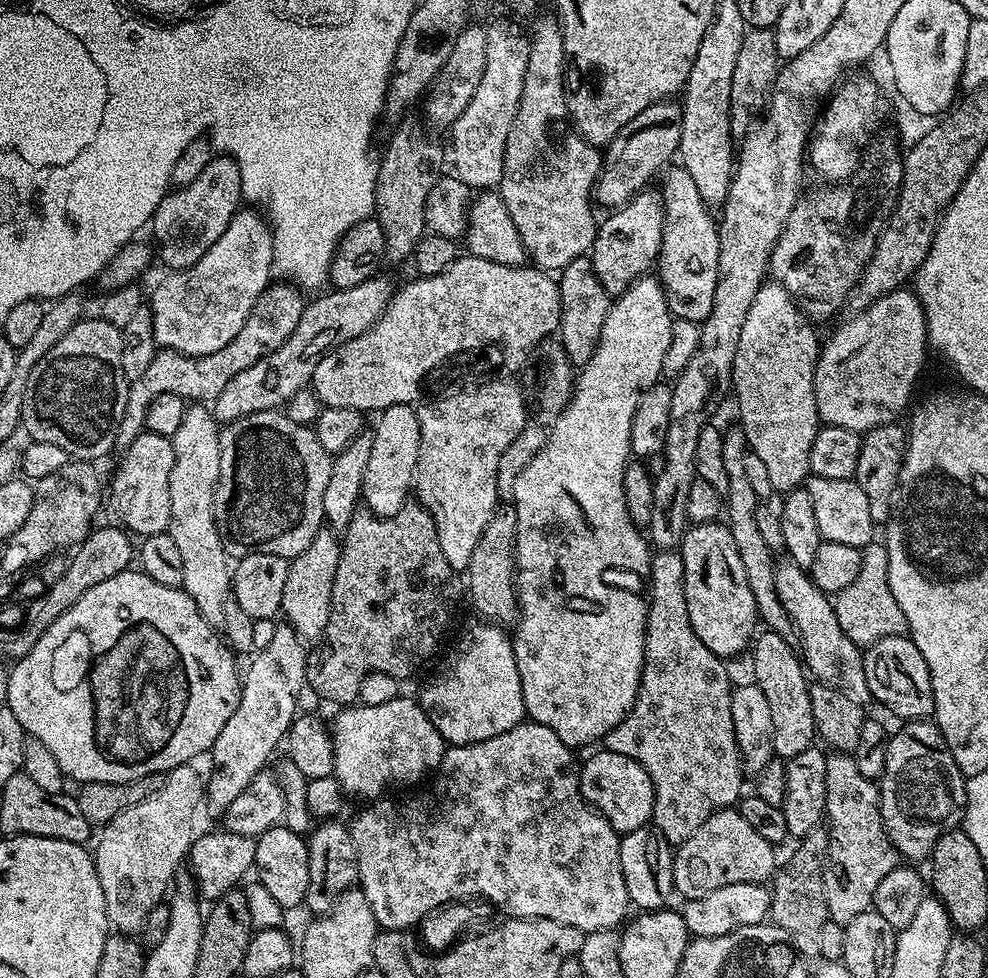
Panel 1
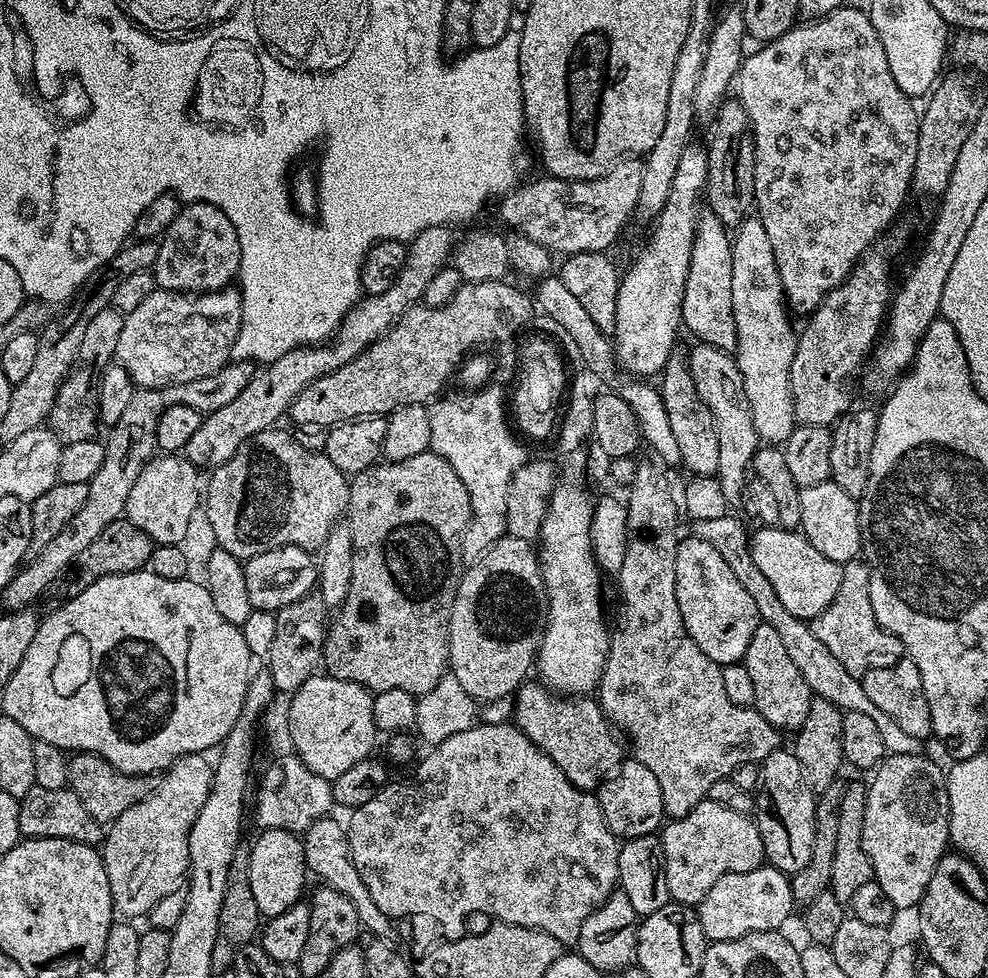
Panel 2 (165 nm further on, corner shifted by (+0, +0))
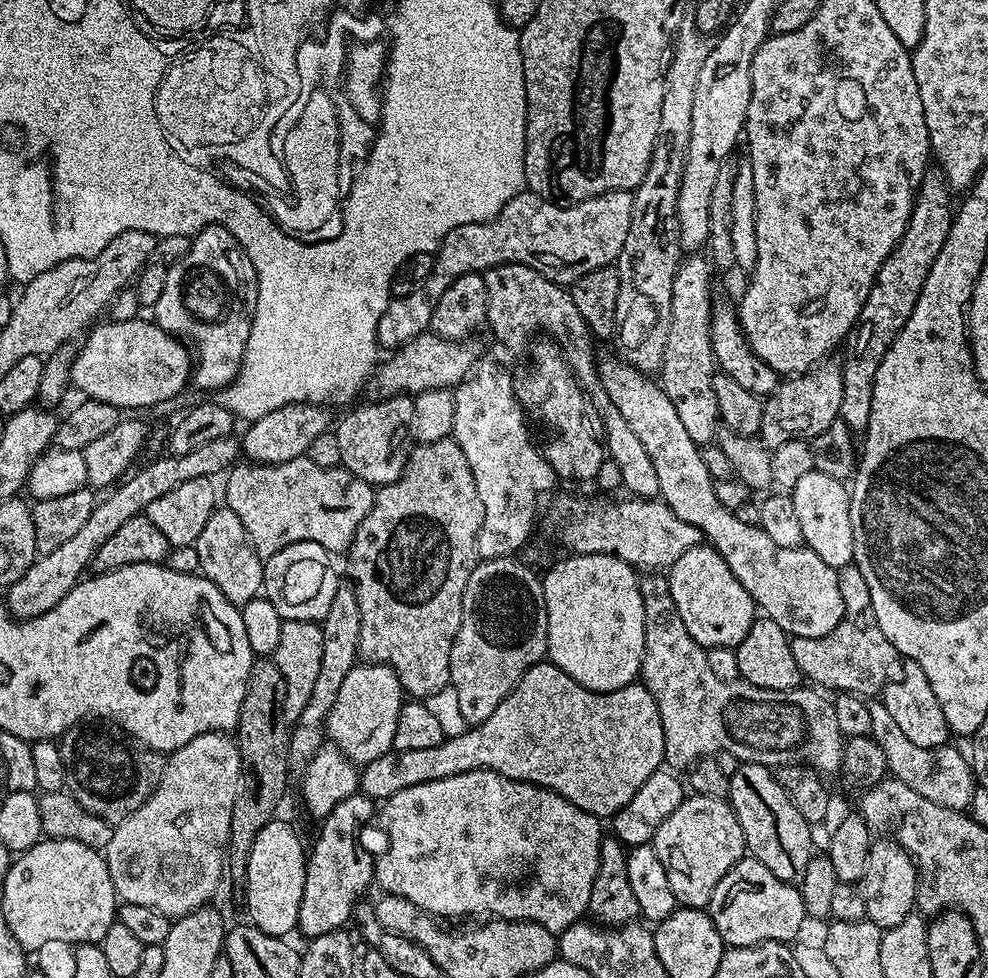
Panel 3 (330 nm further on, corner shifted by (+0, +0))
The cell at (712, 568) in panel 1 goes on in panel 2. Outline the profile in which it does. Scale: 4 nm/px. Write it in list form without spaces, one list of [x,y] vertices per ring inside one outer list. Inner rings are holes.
[[[688,534],[678,543],[674,578],[678,610],[682,610],[682,622],[690,638],[698,642],[698,650],[721,666],[741,663],[746,646],[750,646],[750,638],[754,638],[754,630],[762,621],[754,598],[750,598],[746,586],[738,582],[738,574],[730,570],[726,558],[722,558],[710,542]]]

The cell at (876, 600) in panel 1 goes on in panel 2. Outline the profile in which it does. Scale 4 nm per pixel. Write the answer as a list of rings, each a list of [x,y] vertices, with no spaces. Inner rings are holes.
[[[863,558],[848,560],[842,565],[842,582],[838,594],[834,594],[834,602],[830,602],[811,625],[818,642],[822,642],[822,646],[846,666],[850,675],[857,678],[863,678],[870,670],[894,666],[894,662],[905,659],[906,649],[899,638],[874,618],[874,606],[870,603],[870,568]]]

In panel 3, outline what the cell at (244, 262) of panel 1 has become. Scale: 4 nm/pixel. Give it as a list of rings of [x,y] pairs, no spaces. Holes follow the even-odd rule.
[[[144,319],[126,322],[112,320],[108,324],[100,322],[87,333],[88,341],[79,345],[76,361],[72,364],[72,384],[80,387],[87,399],[110,402],[110,406],[121,410],[152,408],[155,404],[164,404],[167,400],[174,399],[184,387],[189,387],[194,371],[194,356],[189,345],[183,339],[162,330],[151,319]]]

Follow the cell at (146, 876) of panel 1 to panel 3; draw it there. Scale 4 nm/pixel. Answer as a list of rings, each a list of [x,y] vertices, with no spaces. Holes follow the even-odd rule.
[[[207,732],[202,734],[198,738],[186,742],[186,746],[182,746],[176,752],[171,753],[167,757],[164,773],[154,790],[154,794],[150,794],[147,802],[142,806],[138,806],[138,810],[134,810],[134,814],[130,814],[113,827],[110,842],[107,848],[103,849],[102,855],[106,863],[108,863],[110,878],[114,882],[114,890],[117,897],[125,904],[150,906],[154,910],[166,914],[169,918],[179,918],[190,914],[194,910],[205,907],[211,901],[208,899],[219,890],[220,879],[225,879],[226,876],[226,849],[228,847],[228,835],[230,834],[230,818],[234,814],[234,802],[240,797],[242,781],[245,779],[245,776],[246,769],[244,763],[240,760],[240,749],[237,741],[231,735],[223,732]]]

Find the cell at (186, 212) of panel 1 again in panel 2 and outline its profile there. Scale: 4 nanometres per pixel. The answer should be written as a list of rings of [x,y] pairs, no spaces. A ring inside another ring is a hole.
[[[189,204],[181,207],[178,218],[170,222],[158,240],[158,258],[154,275],[157,289],[165,292],[219,292],[237,279],[240,271],[240,247],[234,222],[213,204]]]

